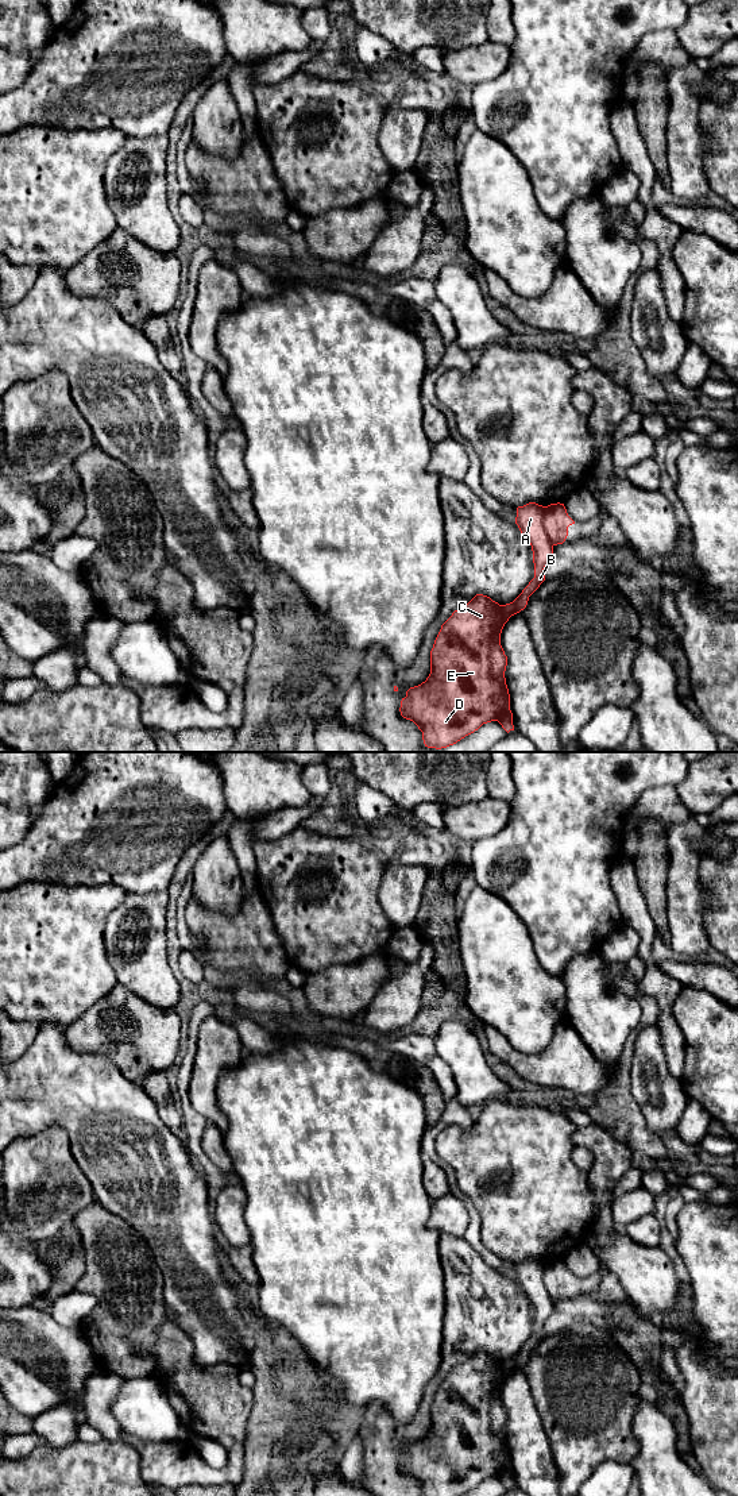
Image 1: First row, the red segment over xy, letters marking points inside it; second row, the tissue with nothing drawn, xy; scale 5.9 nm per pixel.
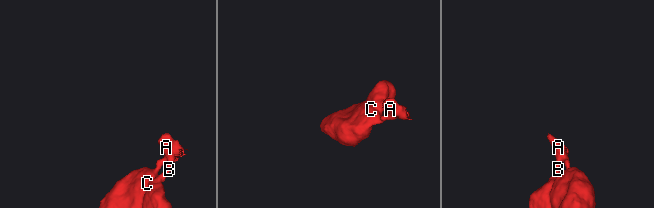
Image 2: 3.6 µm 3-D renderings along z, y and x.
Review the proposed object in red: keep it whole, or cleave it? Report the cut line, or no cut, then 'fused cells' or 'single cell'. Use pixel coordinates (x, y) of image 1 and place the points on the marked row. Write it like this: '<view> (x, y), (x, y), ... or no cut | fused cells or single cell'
xy (501, 605), (490, 650), (491, 674), (499, 686), (495, 720) | fused cells

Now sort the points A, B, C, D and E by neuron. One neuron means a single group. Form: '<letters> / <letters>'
A B / C D E

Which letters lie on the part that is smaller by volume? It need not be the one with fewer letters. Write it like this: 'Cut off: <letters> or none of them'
Cut off: A, B

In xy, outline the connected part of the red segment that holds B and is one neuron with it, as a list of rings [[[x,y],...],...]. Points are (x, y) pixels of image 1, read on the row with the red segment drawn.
[[[529,502],[517,508],[515,524],[521,533],[529,540],[533,551],[534,578],[522,590],[522,593],[510,604],[501,605],[498,610],[498,626],[492,633],[490,659],[494,678],[498,680],[501,690],[496,695],[498,716],[496,721],[509,733],[514,730],[513,713],[510,710],[510,694],[506,685],[505,671],[507,656],[501,645],[501,633],[509,618],[528,605],[529,597],[545,581],[544,568],[553,555],[553,544],[550,543],[542,524],[545,506]]]

